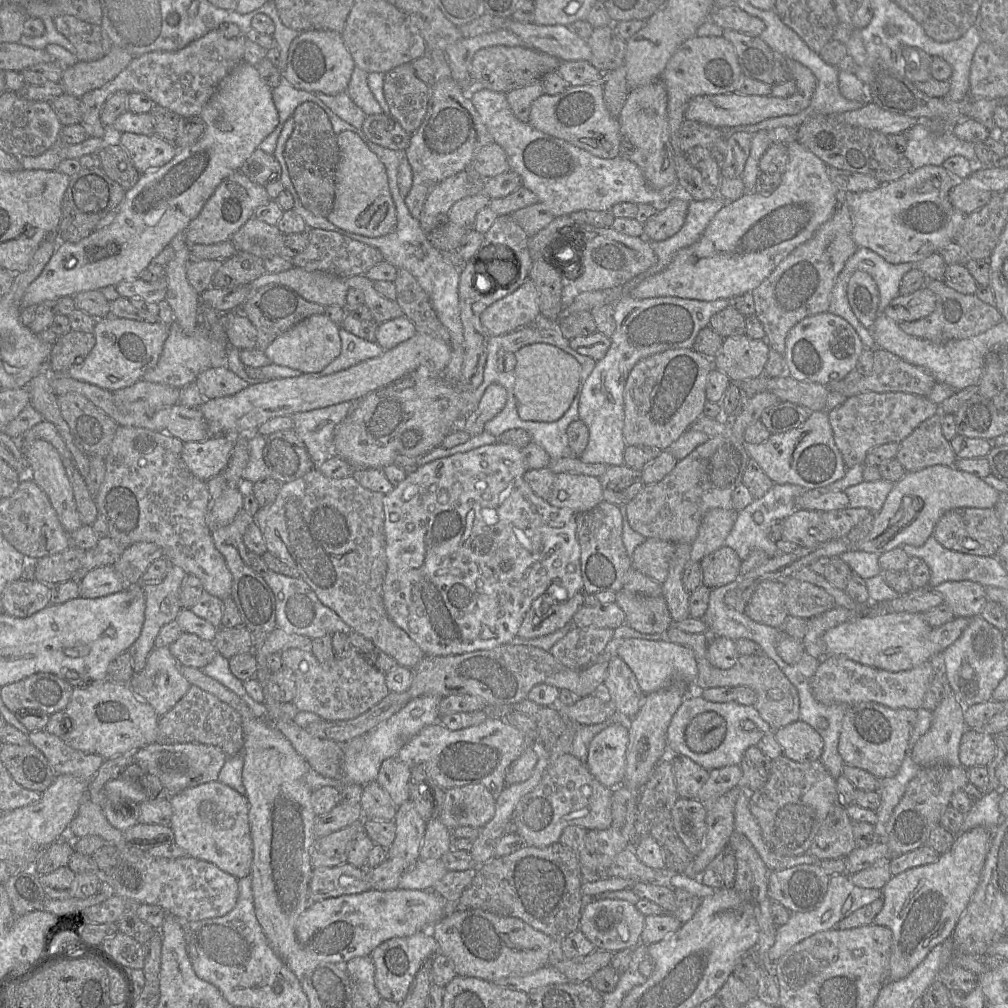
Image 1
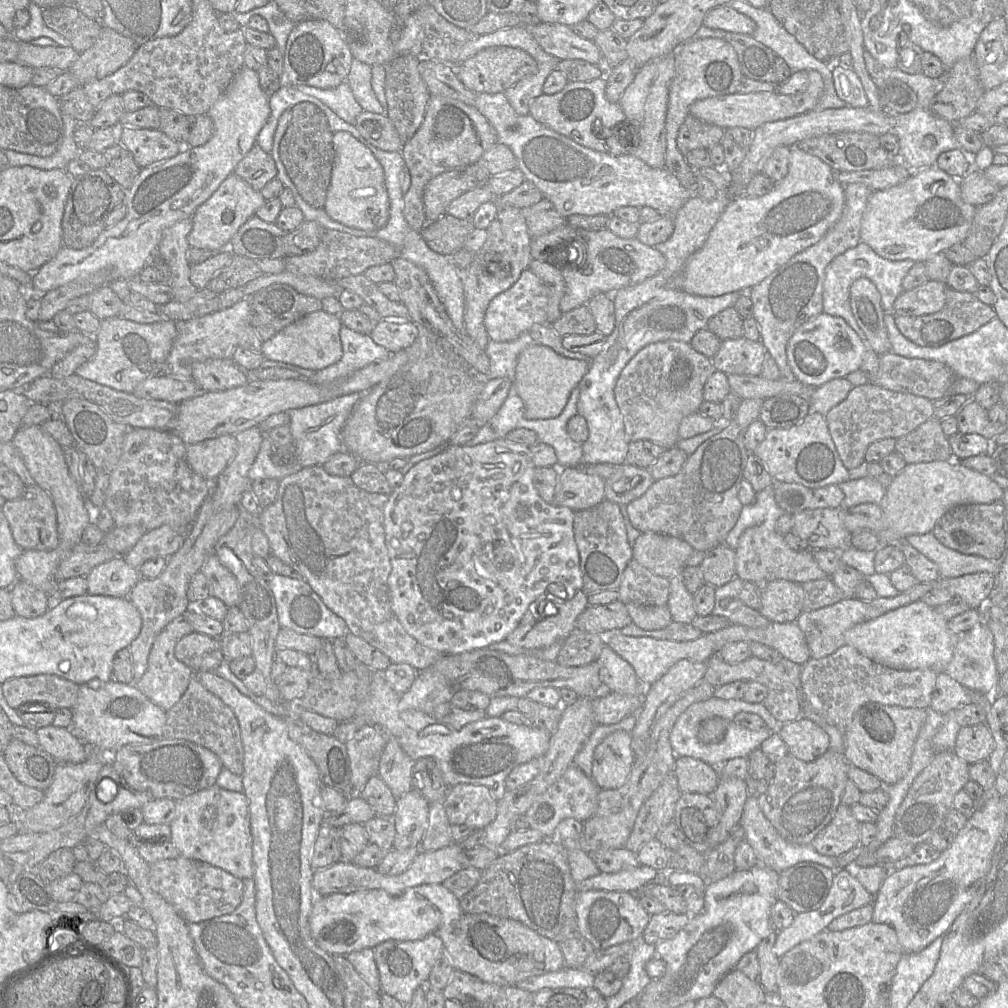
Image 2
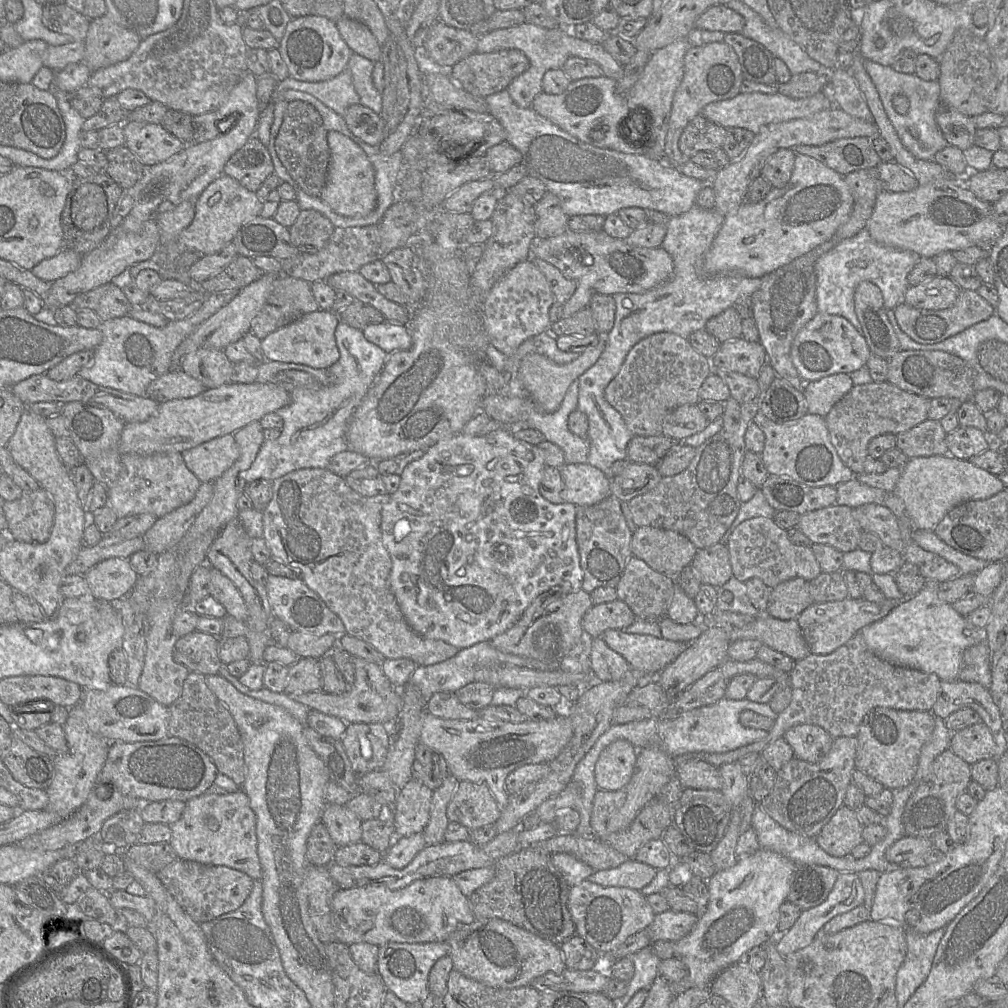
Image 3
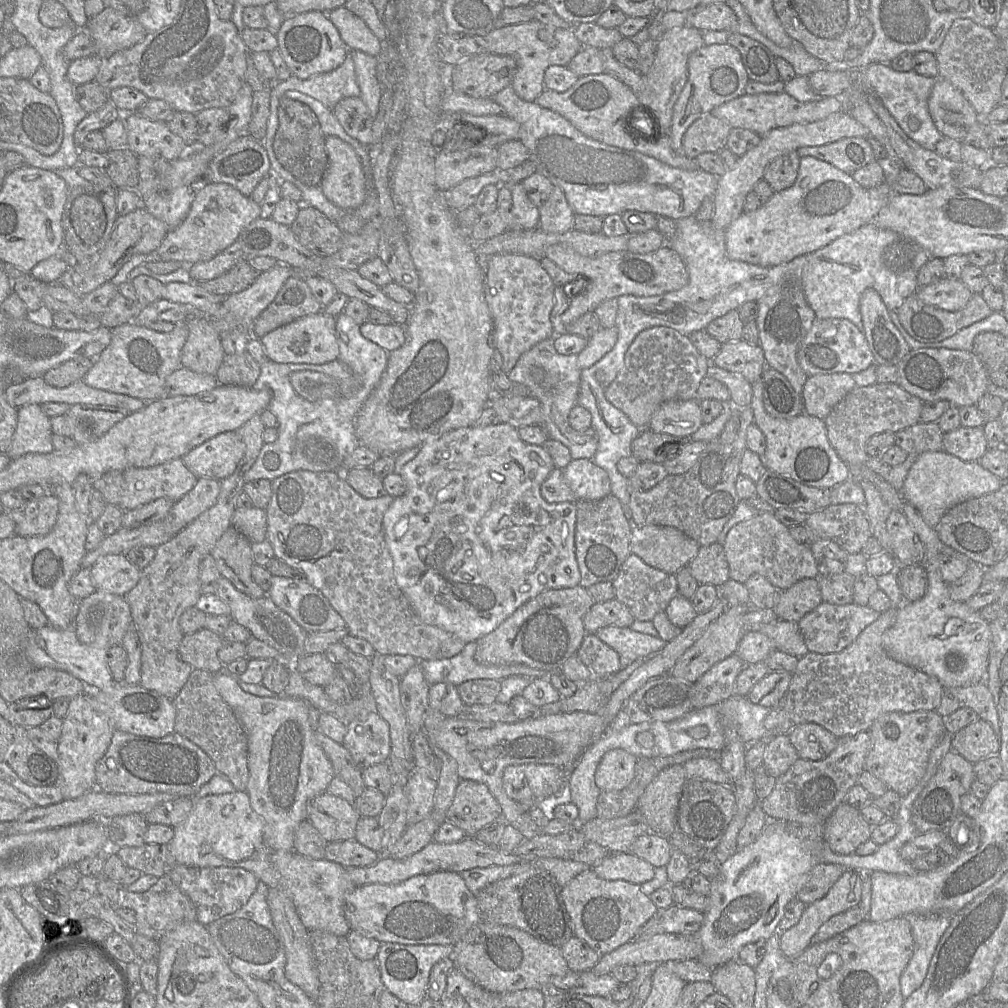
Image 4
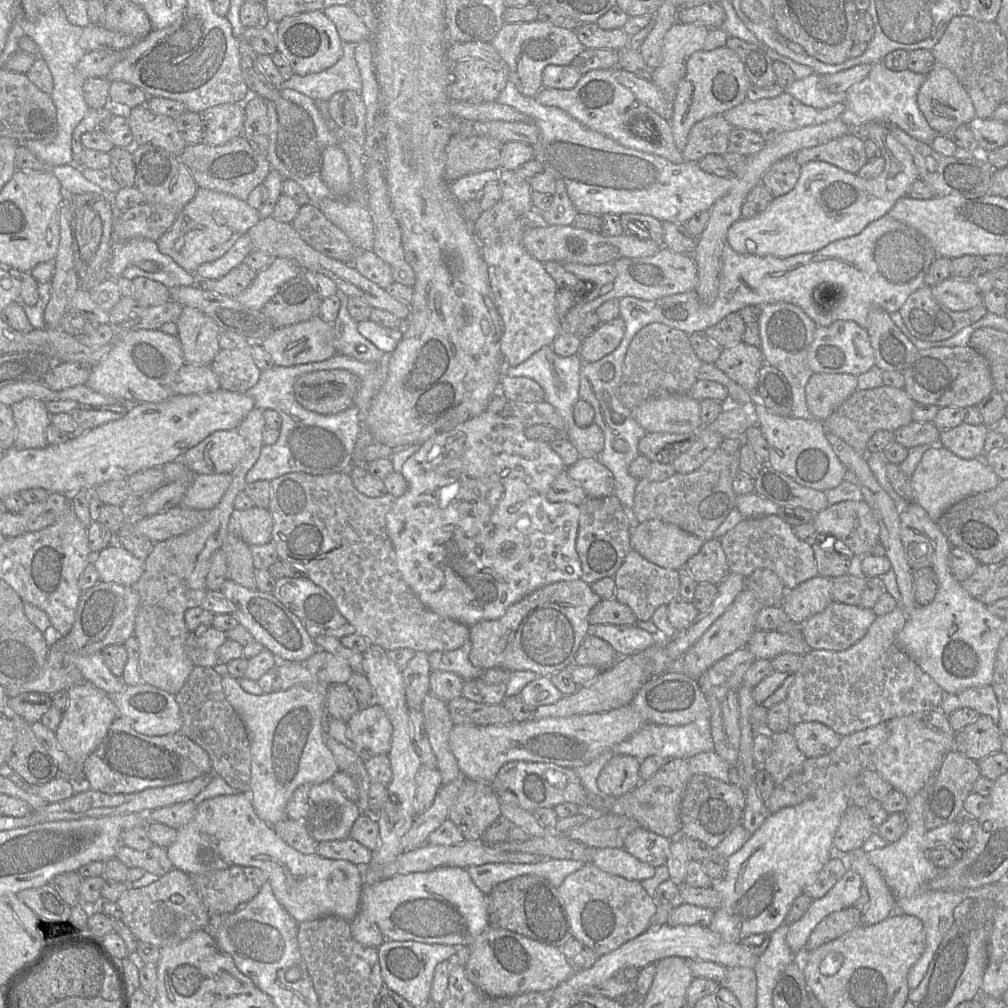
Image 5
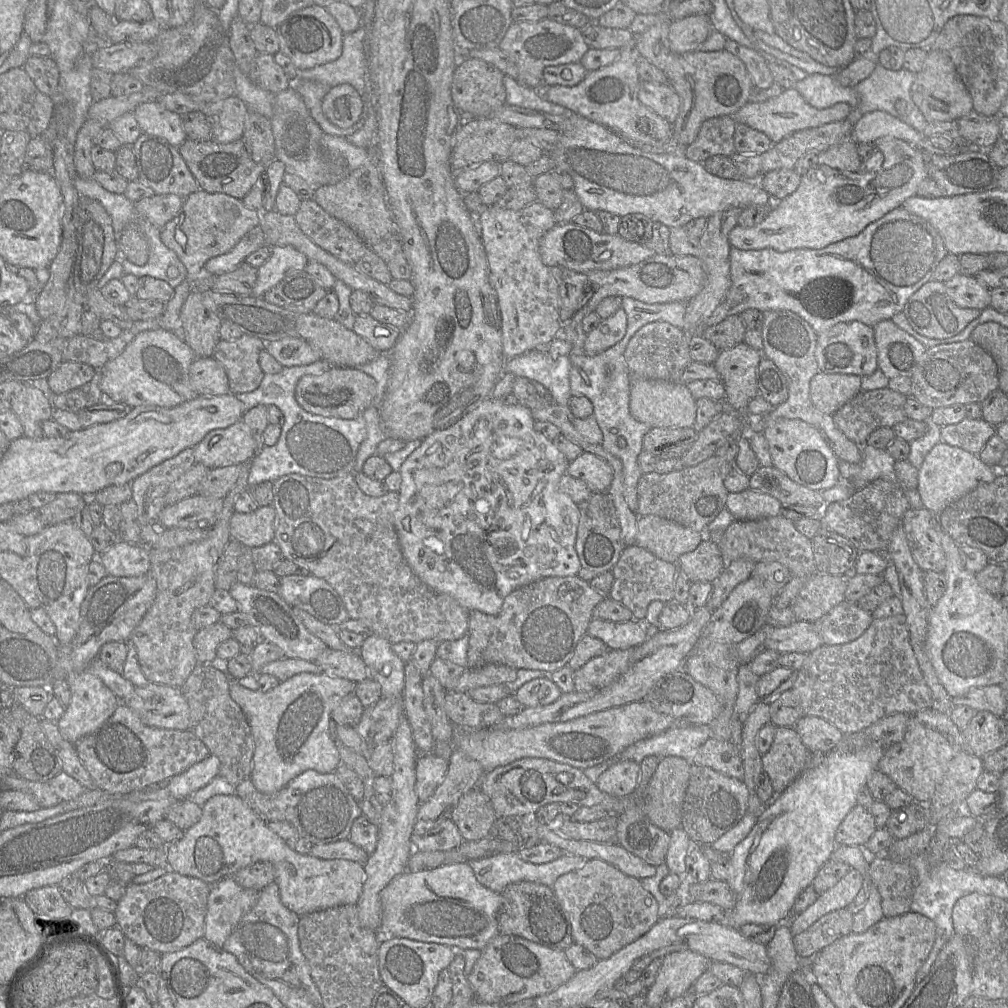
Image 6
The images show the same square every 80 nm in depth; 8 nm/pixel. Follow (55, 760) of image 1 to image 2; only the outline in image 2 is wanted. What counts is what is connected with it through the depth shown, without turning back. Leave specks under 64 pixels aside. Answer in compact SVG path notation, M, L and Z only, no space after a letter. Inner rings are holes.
M49 725L36 731L40 747L57 763L82 763L87 759L87 746L76 738L70 728Z

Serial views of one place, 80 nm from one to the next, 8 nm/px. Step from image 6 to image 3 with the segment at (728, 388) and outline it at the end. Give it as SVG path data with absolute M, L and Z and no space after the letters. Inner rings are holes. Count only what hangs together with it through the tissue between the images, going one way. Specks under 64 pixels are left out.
M741 337L721 343L710 361L713 368L730 370L757 379L767 362L767 354L759 341L749 342Z

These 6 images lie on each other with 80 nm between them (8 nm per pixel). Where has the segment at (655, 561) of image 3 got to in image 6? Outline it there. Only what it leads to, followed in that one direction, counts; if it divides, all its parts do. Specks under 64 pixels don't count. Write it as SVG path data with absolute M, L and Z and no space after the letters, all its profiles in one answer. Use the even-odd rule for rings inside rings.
M646 515L638 518L635 544L663 561L677 564L682 554L694 551L705 538L703 532Z

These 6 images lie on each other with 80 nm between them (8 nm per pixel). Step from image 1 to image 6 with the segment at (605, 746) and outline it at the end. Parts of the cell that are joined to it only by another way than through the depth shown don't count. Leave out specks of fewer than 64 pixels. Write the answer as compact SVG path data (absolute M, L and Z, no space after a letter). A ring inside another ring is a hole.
M633 760L620 761L606 769L595 783L612 796L629 796L635 790L640 776L640 764Z

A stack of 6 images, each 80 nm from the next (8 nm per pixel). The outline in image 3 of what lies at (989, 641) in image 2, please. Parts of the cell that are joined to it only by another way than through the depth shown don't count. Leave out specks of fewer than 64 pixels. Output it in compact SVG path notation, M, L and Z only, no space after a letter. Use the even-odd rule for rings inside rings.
M986 641L965 650L958 679L964 682L976 682L990 689L992 683L990 649Z

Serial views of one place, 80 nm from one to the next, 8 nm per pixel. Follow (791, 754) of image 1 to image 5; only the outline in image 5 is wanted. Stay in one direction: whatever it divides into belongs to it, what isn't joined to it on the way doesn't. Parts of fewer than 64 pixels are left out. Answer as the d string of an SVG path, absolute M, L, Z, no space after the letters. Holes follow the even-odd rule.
M818 721L801 722L791 728L799 750L807 757L819 757L830 753L842 736Z

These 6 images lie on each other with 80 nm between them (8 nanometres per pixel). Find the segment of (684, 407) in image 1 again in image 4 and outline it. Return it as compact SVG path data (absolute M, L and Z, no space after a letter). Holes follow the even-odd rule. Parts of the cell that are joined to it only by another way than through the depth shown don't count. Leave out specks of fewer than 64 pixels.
M655 326L640 332L628 348L624 365L605 390L606 399L621 410L641 430L648 429L656 409L670 400L696 399L697 389L706 376L711 360L701 355L688 336L666 326Z

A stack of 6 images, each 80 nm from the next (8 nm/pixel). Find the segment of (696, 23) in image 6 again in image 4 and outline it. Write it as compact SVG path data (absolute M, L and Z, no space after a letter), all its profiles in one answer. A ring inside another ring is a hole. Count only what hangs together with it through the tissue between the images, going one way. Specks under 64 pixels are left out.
M691 25L668 30L658 40L654 62L644 75L642 89L636 93L640 106L652 116L652 122L649 119L642 120L643 126L637 126L637 135L656 140L657 136L660 138L659 132L669 134L674 104L688 80L688 58L703 45L703 32ZM645 132L648 133L647 136Z

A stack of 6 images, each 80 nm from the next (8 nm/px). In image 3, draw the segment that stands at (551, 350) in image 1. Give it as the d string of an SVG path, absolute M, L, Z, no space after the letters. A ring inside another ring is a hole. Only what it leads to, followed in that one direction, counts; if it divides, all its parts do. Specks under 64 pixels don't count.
M601 336L601 341L596 346L587 349L580 354L578 359L566 364L557 364L538 353L526 355L520 362L519 378L535 407L546 413L557 411L572 382L579 379L585 371L596 363L604 349L605 337Z

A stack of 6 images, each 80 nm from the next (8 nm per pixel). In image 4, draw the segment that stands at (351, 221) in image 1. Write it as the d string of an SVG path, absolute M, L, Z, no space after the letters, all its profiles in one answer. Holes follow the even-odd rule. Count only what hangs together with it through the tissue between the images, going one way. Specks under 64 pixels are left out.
M336 136L325 140L328 164L321 188L335 206L355 210L367 197L367 180L353 147Z

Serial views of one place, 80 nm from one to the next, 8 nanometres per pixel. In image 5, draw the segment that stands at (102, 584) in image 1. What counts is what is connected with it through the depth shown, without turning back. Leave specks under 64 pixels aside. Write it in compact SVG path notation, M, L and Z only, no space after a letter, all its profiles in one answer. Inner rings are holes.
M114 542L92 560L100 582L114 582L133 586L144 571L145 561L134 557L125 548Z

